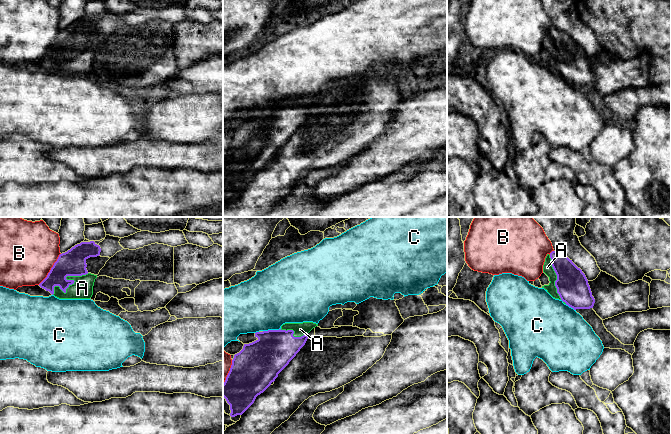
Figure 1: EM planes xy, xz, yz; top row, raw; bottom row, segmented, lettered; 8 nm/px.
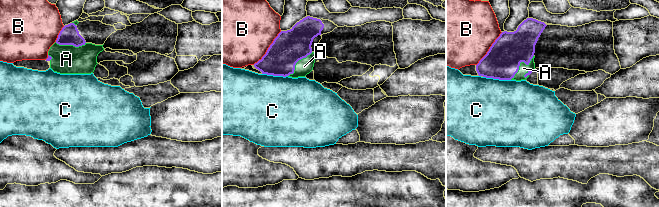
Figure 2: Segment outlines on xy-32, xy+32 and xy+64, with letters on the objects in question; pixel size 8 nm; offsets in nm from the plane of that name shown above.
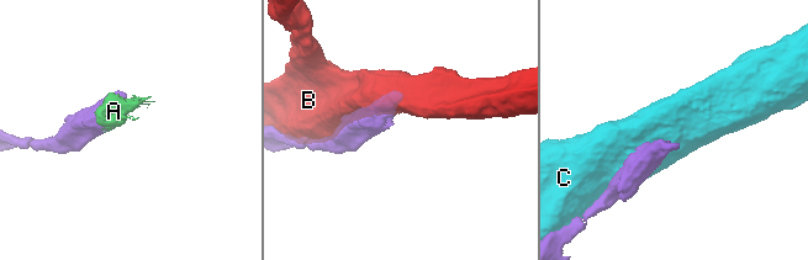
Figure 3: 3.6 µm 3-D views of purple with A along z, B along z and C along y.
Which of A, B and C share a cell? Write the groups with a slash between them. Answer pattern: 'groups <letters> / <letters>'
groups A / B / C

